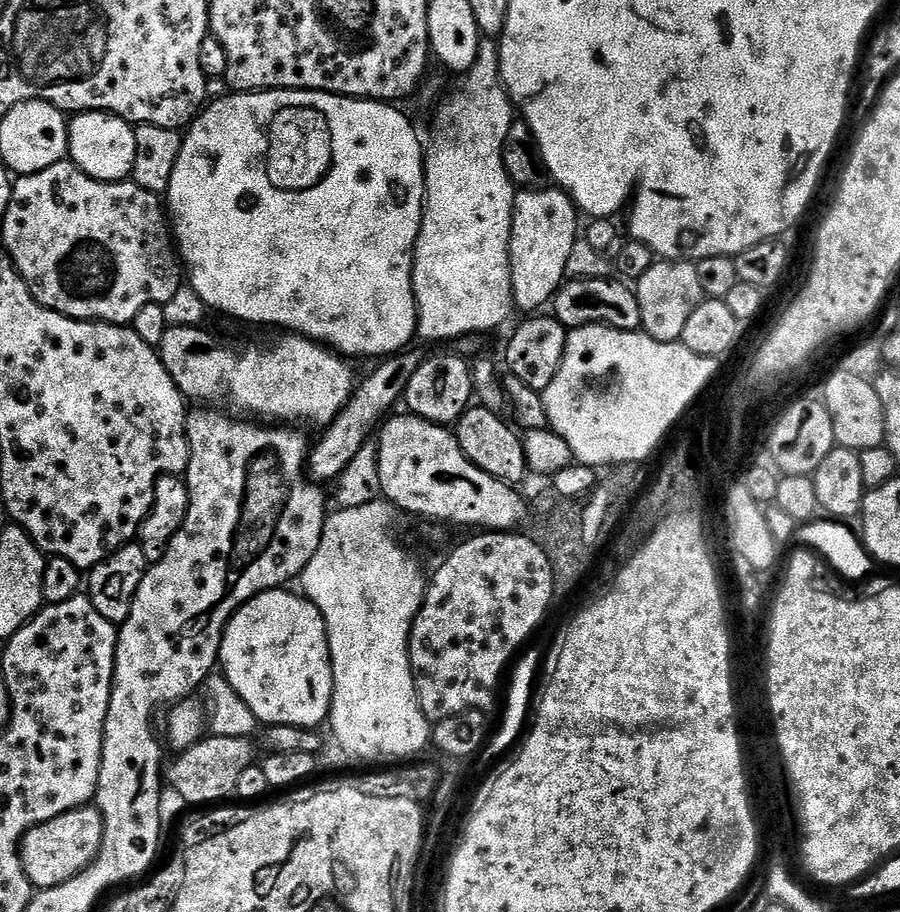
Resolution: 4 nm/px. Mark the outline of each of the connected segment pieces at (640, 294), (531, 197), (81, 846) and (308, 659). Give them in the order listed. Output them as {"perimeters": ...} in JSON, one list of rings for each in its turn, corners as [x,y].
{"perimeters":[[[[654,262],[642,278],[635,281],[634,291],[640,311],[640,328],[647,336],[662,344],[679,341],[690,314],[705,299],[698,283],[698,270],[692,262]]],[[[555,186],[517,191],[510,230],[512,302],[524,314],[532,314],[549,303],[566,280],[566,258],[574,250],[578,209],[572,199]]],[[[95,806],[75,808],[31,828],[20,841],[20,861],[33,889],[53,888],[74,878],[100,853],[104,823]]],[[[283,587],[272,588],[269,592],[260,592],[252,600],[247,600],[239,610],[234,613],[228,620],[227,626],[224,628],[224,637],[220,643],[220,659],[219,667],[222,669],[222,675],[228,680],[230,686],[240,696],[242,702],[246,704],[252,711],[256,720],[261,720],[261,725],[281,724],[282,726],[294,726],[295,728],[319,729],[320,723],[329,719],[332,710],[332,659],[330,658],[330,650],[328,649],[328,631],[326,630],[326,622],[322,618],[322,614],[318,610],[318,606],[314,606],[303,595],[295,596],[292,592],[284,592]]]]}

